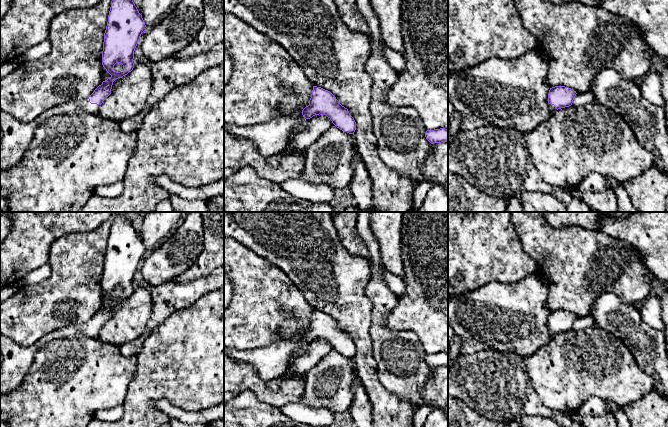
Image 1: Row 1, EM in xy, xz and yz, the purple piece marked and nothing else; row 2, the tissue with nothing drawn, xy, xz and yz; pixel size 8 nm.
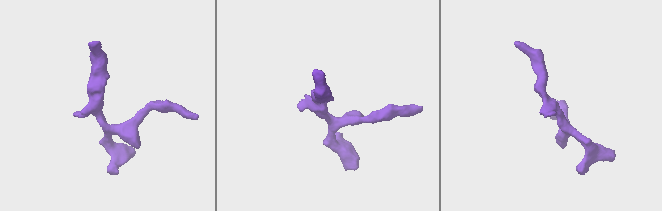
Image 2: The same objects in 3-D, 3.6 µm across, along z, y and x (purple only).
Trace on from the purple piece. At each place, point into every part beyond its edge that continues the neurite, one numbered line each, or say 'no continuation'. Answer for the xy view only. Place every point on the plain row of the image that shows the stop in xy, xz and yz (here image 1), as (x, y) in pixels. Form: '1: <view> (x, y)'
1: xy (17, 359)

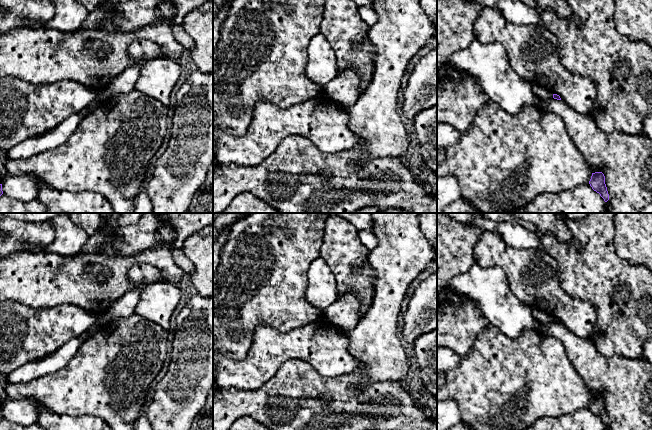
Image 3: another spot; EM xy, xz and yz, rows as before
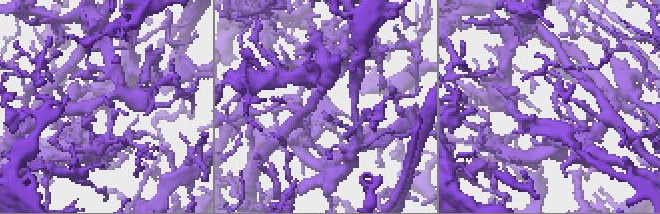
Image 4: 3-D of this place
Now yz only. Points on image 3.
no continuation

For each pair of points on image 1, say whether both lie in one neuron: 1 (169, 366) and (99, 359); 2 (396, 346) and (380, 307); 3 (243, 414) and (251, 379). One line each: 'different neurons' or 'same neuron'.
1: different neurons
2: same neuron
3: different neurons

